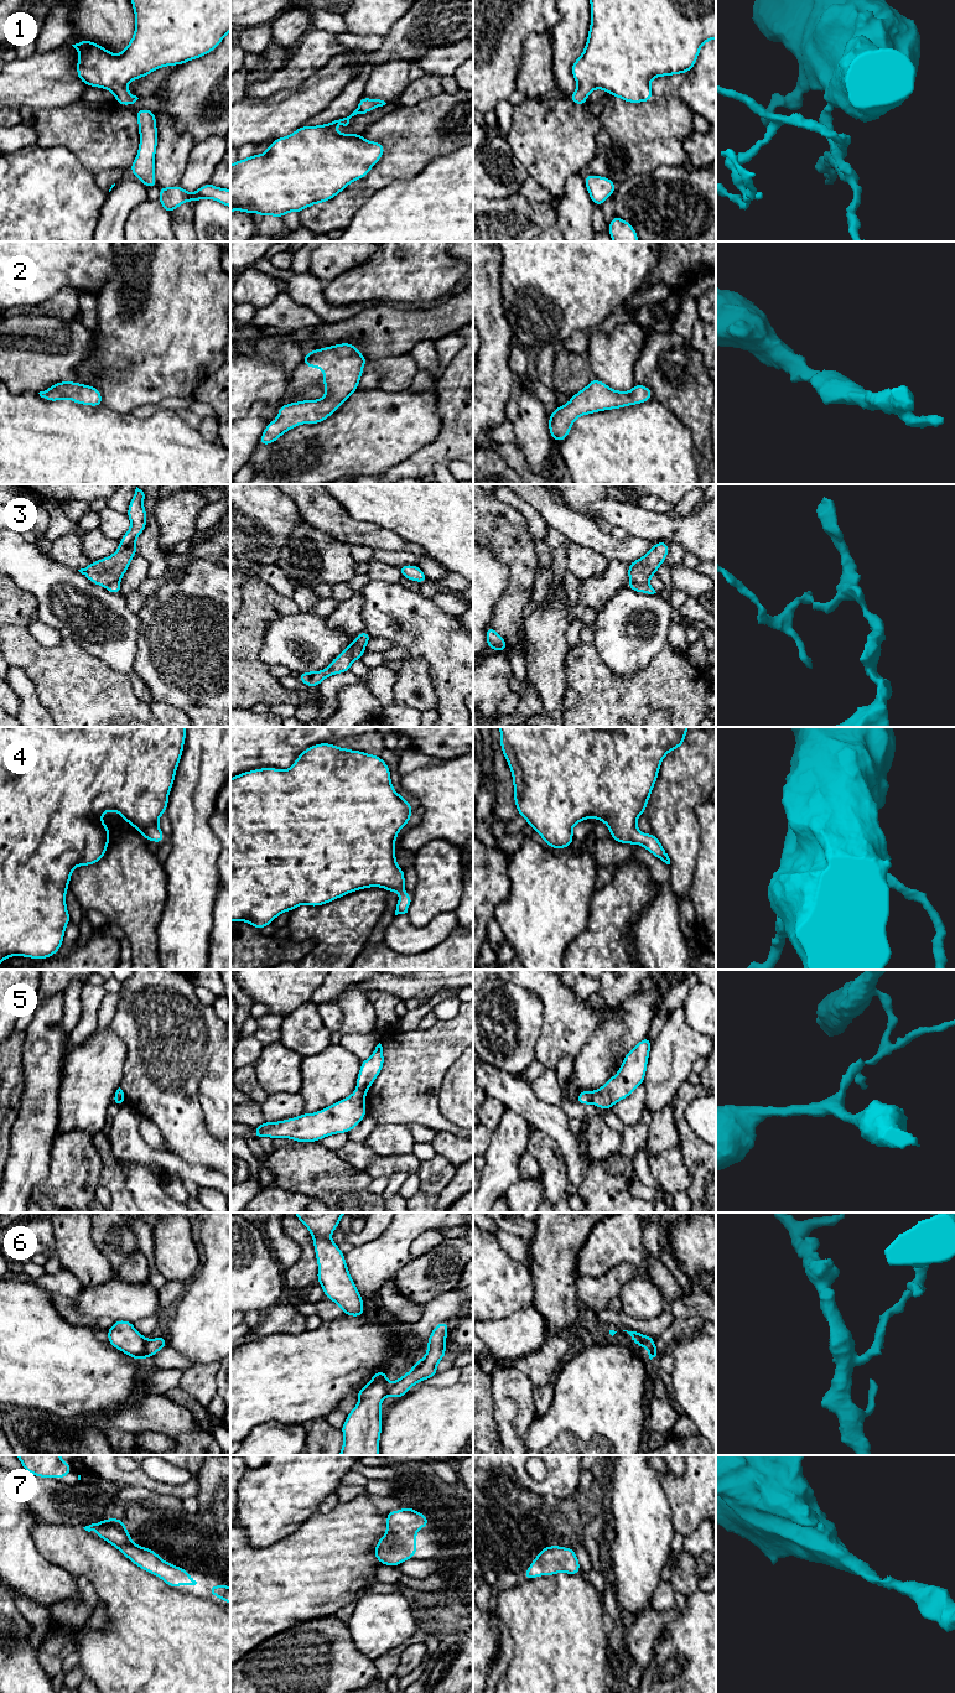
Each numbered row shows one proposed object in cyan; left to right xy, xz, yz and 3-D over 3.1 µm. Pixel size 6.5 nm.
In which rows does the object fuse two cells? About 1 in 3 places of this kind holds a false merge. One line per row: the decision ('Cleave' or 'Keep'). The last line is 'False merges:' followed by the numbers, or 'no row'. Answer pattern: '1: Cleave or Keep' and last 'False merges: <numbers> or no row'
1: Keep
2: Keep
3: Cleave
4: Keep
5: Cleave
6: Cleave
7: Keep
False merges: 3, 5, 6

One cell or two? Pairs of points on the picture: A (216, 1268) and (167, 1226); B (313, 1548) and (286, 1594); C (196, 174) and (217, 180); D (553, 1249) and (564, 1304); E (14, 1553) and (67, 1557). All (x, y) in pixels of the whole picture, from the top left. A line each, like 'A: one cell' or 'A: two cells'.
A: two cells
B: one cell
C: two cells
D: one cell
E: two cells

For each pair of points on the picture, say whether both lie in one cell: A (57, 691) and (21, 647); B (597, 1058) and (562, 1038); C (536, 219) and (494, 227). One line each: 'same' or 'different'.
A: same
B: different
C: same

